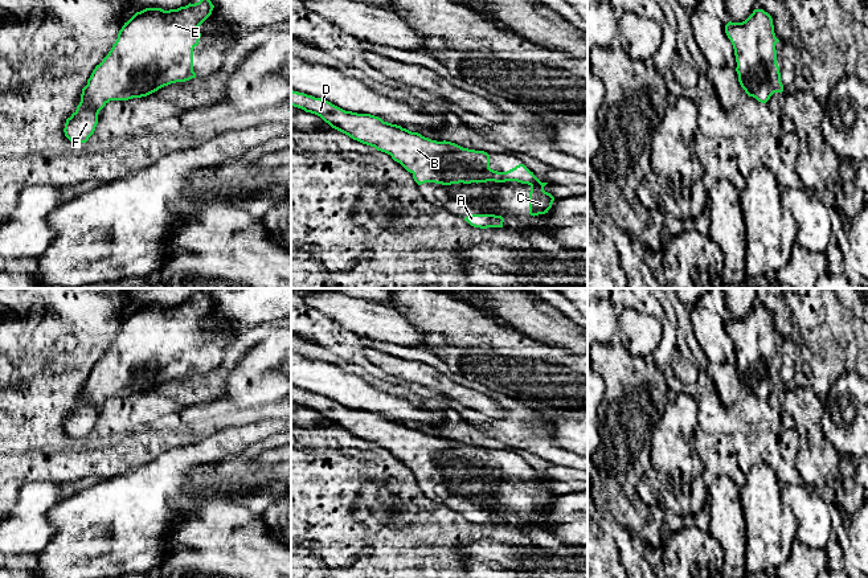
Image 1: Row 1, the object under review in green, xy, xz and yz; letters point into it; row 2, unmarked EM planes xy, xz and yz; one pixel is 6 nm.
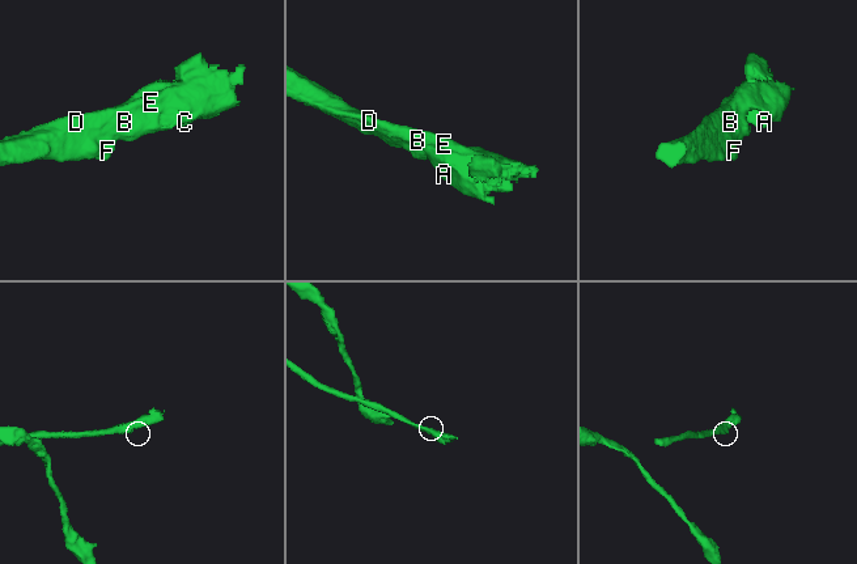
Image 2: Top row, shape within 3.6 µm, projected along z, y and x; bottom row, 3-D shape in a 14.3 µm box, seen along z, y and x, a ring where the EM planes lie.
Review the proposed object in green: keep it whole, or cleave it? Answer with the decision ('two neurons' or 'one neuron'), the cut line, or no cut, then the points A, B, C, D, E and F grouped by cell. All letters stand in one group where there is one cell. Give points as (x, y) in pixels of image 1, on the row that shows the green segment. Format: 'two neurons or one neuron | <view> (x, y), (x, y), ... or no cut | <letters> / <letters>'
one neuron | no cut | A B C D E F

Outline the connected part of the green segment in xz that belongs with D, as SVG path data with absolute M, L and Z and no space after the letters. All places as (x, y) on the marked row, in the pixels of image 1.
M291 90L291 106L302 108L306 112L315 114L332 128L348 135L353 140L374 147L377 151L390 155L394 161L400 163L408 172L413 175L413 179L418 185L425 183L451 185L459 183L478 184L487 181L517 181L521 184L528 184L531 186L529 214L533 217L548 213L554 201L554 197L544 190L544 186L548 183L541 183L524 164L519 164L507 172L498 172L490 168L490 155L484 151L463 148L446 140L431 140L418 132L412 132L406 128L402 128L401 126L384 122L378 116L345 111L328 101L294 90Z

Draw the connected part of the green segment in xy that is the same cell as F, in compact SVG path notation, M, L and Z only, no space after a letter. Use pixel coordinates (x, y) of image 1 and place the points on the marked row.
M200 0L177 9L146 8L136 12L124 22L111 50L93 70L77 110L66 119L65 136L73 143L86 143L95 131L99 111L110 101L147 97L171 83L196 78L193 49L201 37L198 26L213 8L210 0Z

